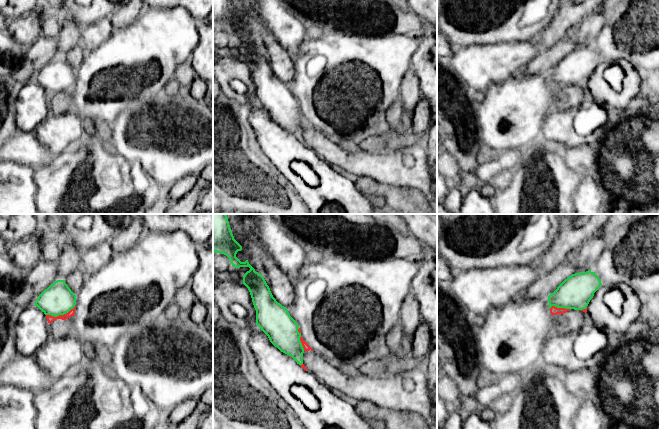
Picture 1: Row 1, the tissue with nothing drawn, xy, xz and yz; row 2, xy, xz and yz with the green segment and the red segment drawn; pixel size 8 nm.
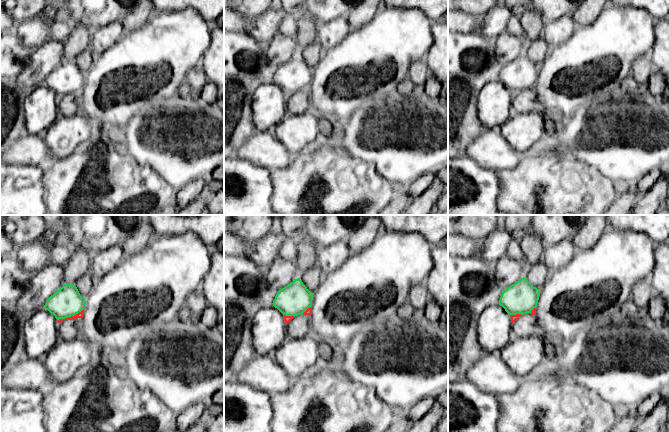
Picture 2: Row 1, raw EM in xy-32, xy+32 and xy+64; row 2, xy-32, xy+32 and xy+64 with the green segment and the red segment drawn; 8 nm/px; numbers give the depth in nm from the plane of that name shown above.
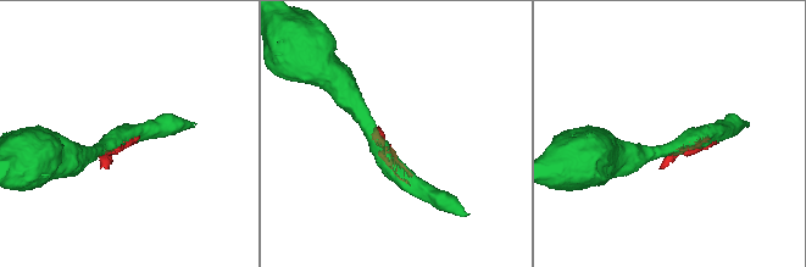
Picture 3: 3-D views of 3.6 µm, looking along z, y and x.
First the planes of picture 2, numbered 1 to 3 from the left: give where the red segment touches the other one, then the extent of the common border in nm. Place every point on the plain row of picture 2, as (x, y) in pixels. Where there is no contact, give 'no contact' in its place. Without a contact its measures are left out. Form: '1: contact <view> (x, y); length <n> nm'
1: contact xy-32 (70, 92); length 240 nm
2: contact xy+32 (289, 91); length 100 nm
3: contact xy+64 (515, 90); length 100 nm

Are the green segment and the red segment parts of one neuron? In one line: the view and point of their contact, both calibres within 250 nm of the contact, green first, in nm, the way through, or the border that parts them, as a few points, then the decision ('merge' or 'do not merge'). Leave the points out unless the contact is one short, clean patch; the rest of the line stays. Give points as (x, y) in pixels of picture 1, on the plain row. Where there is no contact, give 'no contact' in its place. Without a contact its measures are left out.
xy (60, 90) | 260/60 nm | do not merge

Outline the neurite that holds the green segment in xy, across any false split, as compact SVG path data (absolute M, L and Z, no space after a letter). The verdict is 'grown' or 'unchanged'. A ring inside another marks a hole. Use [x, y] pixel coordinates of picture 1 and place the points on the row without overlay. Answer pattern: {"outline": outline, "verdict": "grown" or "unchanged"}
{"outline": "M57 56L37 74L37 82L45 91L57 93L64 91L76 81L76 71L64 56Z", "verdict": "unchanged"}

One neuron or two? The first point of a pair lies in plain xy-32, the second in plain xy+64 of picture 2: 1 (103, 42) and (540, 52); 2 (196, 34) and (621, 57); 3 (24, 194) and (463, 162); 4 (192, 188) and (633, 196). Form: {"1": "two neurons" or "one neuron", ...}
{"1": "two neurons", "2": "one neuron", "3": "one neuron", "4": "two neurons"}

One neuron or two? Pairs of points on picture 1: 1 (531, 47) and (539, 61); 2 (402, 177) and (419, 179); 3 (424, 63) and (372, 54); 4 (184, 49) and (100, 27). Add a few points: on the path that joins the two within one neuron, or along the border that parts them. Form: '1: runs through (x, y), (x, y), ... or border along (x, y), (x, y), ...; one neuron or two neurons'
1: border along (539, 52), (525, 66); two neurons
2: runs through (406, 177), (415, 177); one neuron
3: border along (418, 41), (418, 47), (410, 62); two neurons
4: border along (112, 33), (110, 35); two neurons

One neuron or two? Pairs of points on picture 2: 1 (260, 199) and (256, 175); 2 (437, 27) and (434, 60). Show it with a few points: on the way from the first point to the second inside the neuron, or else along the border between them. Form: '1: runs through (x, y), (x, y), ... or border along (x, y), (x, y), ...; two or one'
1: runs through (256, 193), (256, 181); one
2: runs through (437, 35), (437, 52); one

